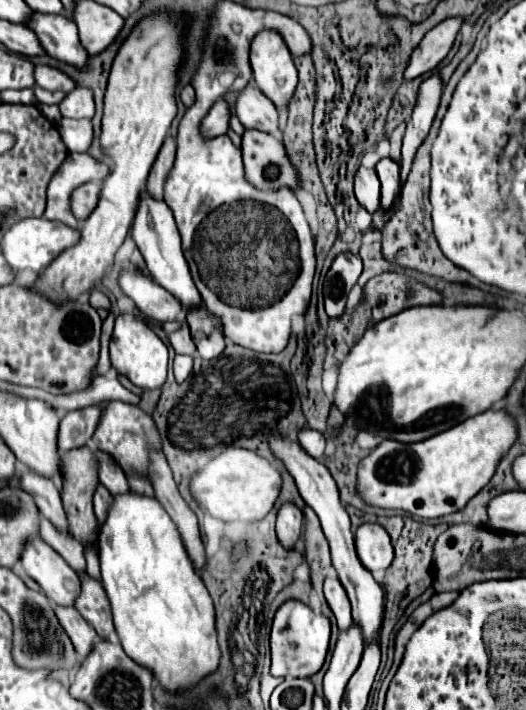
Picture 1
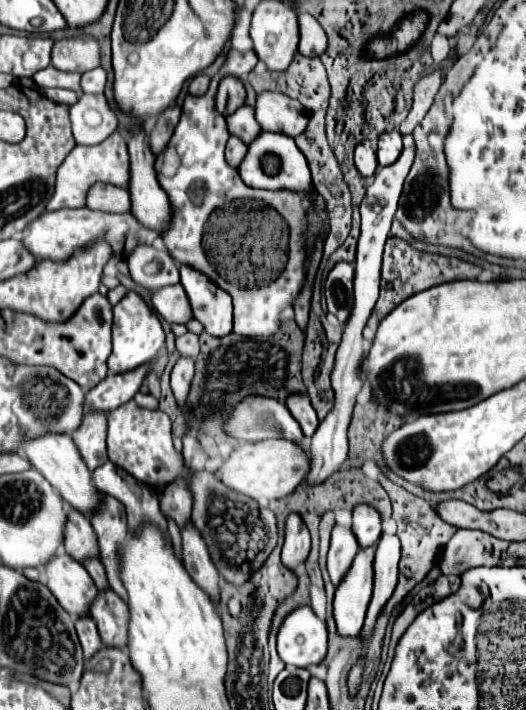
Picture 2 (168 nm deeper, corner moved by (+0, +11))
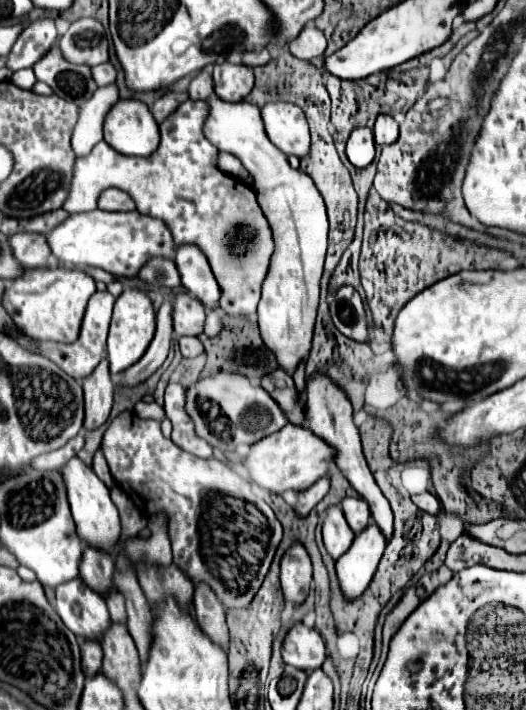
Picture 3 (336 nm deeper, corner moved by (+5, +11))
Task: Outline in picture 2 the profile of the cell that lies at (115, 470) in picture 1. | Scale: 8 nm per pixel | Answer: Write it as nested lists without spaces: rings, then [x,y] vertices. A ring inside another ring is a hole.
[[[106,461],[104,465],[100,465],[92,473],[92,479],[100,491],[124,503],[126,515],[128,515],[129,533],[138,529],[140,523],[144,523],[146,519],[166,529],[166,519],[160,511],[158,495],[150,485],[138,483],[134,477],[128,479],[128,473],[116,467],[112,461]]]

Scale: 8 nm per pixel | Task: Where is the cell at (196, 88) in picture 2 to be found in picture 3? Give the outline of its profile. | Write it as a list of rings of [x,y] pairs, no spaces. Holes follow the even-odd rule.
[[[199,71],[191,83],[189,83],[189,99],[197,101],[197,99],[207,99],[209,95],[213,95],[213,79],[209,71]]]

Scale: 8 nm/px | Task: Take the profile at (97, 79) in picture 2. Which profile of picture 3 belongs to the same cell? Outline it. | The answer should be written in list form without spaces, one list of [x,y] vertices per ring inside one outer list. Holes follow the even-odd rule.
[[[101,63],[101,65],[95,65],[93,69],[93,79],[99,87],[103,85],[109,85],[109,83],[115,83],[117,79],[117,69],[111,65],[111,63]]]

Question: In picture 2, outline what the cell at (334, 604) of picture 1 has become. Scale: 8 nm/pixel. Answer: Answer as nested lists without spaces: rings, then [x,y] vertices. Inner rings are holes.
[[[336,525],[332,529],[332,541],[328,551],[328,573],[334,587],[338,587],[346,577],[346,573],[350,571],[356,553],[358,553],[358,541],[354,533],[346,527]]]

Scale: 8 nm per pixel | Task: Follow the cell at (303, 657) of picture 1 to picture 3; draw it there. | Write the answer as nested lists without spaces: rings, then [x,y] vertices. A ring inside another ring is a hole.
[[[297,623],[283,641],[283,661],[303,671],[315,671],[323,665],[327,653],[321,635],[315,629]]]

